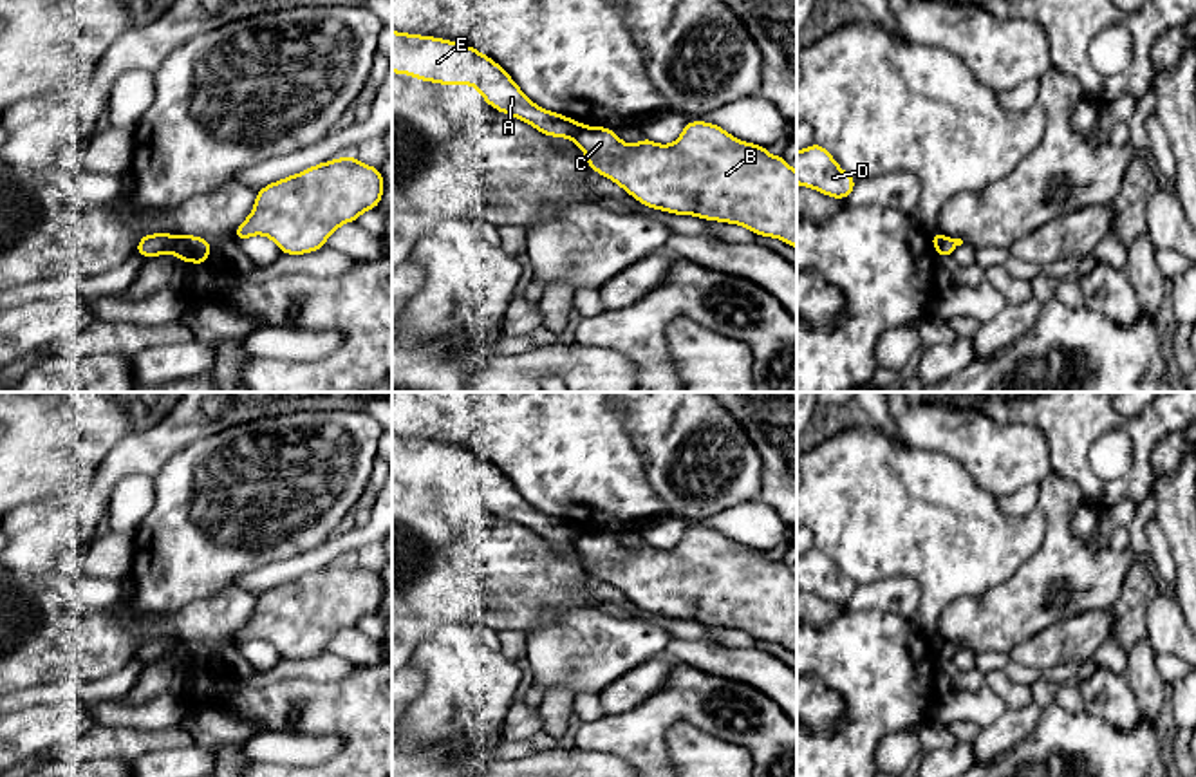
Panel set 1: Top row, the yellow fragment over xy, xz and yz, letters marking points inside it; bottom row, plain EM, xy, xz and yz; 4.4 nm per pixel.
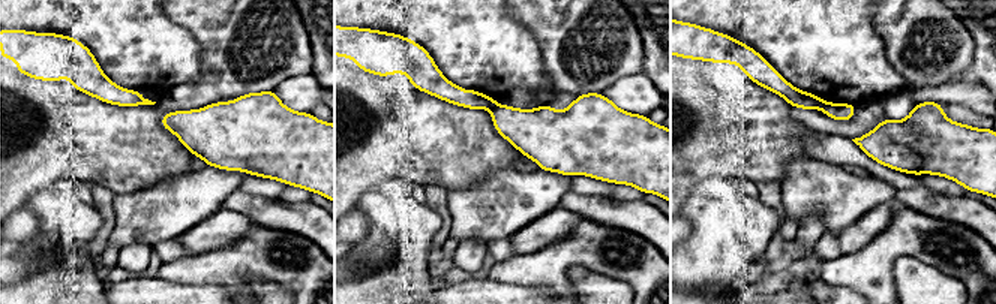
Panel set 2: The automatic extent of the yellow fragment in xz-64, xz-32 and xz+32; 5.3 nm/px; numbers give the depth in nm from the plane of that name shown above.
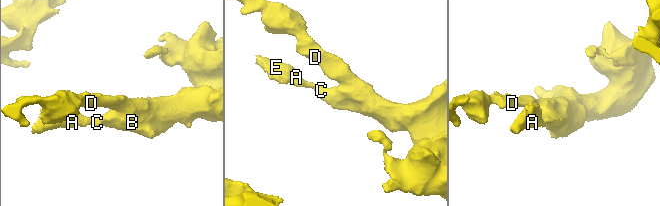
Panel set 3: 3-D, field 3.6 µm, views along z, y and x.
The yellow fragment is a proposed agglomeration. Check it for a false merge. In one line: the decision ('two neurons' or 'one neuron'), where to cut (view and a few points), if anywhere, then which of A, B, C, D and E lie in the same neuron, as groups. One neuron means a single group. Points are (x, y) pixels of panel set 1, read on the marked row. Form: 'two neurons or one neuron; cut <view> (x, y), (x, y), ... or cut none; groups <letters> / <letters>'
two neurons; cut xy (177, 237), (170, 252); groups A E / B C D

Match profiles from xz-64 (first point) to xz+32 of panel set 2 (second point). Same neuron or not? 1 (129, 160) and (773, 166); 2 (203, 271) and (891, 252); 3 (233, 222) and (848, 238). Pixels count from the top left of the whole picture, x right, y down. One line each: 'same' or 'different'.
1: same
2: same
3: same

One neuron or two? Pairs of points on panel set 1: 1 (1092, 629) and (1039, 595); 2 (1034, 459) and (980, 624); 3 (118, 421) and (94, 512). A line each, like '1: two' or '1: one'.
1: two
2: two
3: two

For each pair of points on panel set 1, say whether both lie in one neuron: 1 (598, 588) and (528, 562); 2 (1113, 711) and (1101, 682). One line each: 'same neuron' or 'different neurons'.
1: different neurons
2: same neuron

